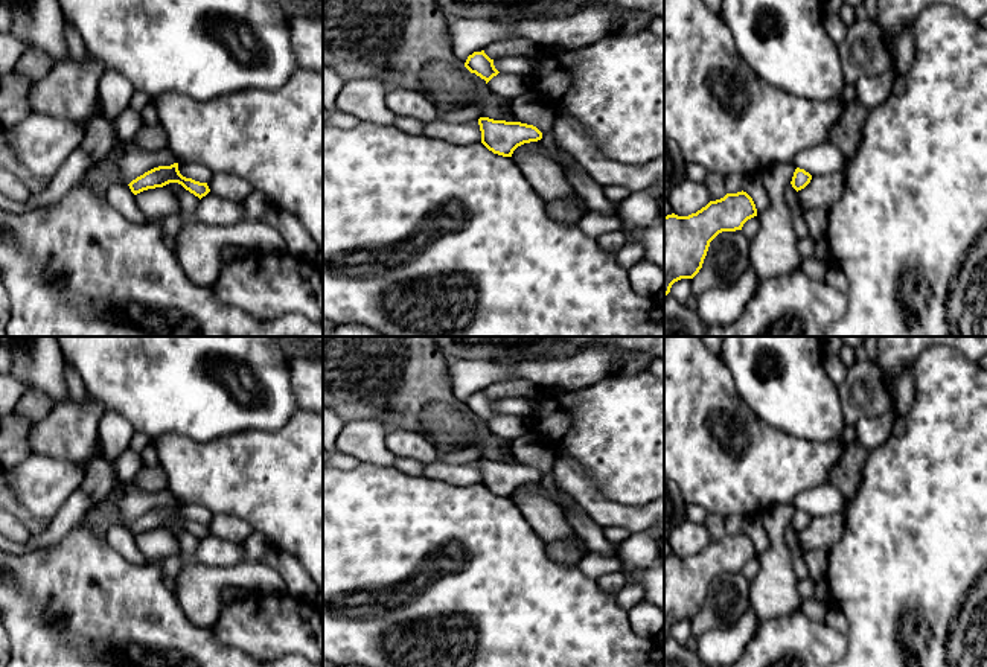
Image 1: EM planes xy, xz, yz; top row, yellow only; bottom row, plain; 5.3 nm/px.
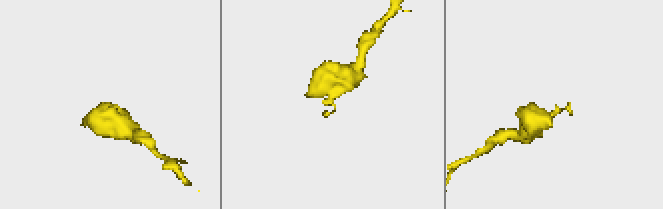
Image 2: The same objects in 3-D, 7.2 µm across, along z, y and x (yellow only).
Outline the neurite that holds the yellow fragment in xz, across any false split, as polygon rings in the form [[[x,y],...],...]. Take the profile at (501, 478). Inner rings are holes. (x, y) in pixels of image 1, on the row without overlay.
[[[480,458],[478,466],[481,484],[494,495],[503,498],[512,498],[518,487],[542,480],[542,474],[536,468],[521,463]]]

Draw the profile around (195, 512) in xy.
[[[178,504],[178,512],[183,518],[200,524],[210,524],[213,513],[201,504]]]

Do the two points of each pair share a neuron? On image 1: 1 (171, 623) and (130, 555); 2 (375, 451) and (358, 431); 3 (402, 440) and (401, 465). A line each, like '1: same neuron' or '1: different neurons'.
1: different neurons
2: same neuron
3: different neurons

